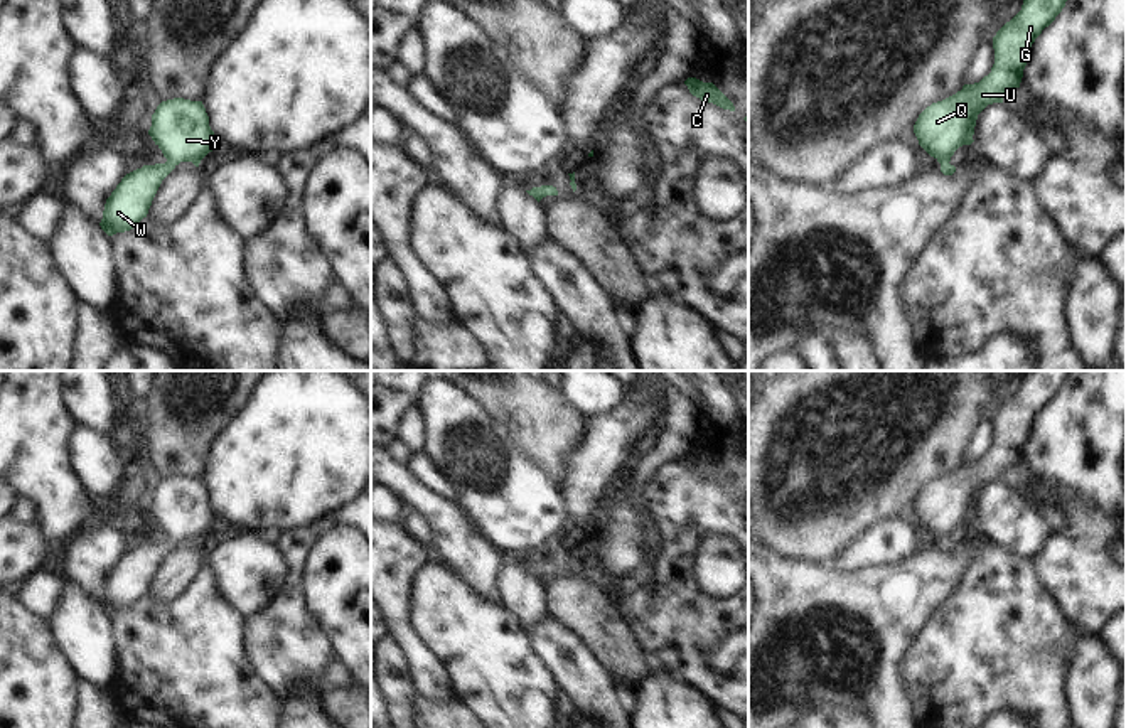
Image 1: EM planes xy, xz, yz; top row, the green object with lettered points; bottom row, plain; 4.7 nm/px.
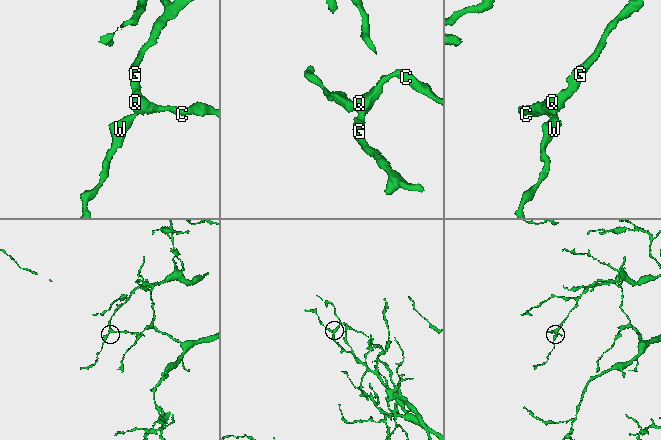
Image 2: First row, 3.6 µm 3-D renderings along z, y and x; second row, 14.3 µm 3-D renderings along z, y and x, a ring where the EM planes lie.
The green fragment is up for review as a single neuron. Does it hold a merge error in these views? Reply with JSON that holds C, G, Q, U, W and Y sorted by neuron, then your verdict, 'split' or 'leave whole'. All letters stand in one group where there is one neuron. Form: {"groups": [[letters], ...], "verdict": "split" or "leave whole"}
{"groups": [["C", "G", "Q", "U", "W", "Y"]], "verdict": "leave whole"}

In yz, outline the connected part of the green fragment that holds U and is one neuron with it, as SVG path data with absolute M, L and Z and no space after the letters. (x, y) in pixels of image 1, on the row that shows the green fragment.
M1023 0L1021 10L1006 22L993 37L995 64L991 72L979 83L964 84L956 94L932 103L917 118L914 133L919 145L941 163L944 175L952 175L956 167L951 157L962 145L971 145L978 115L993 103L1003 103L1003 96L1011 88L1020 88L1023 69L1032 54L1032 44L1062 12L1067 0Z

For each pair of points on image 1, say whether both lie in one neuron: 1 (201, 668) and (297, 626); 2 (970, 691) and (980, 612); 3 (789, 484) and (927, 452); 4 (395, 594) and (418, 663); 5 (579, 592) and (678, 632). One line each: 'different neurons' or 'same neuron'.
1: different neurons
2: same neuron
3: same neuron
4: same neuron
5: different neurons

